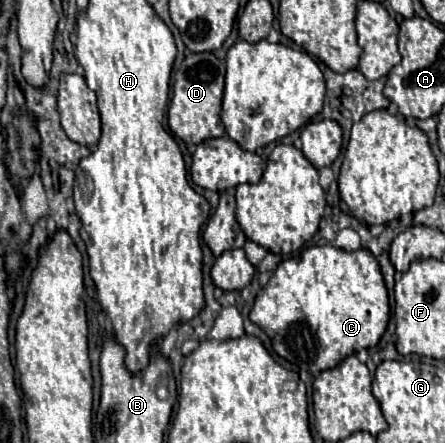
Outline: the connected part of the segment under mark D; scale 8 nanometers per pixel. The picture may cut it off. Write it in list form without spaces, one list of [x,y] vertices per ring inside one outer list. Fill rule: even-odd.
[[[213,52],[187,54],[181,62],[175,82],[173,98],[169,102],[167,122],[173,134],[177,134],[185,144],[199,144],[203,140],[223,136],[221,124],[221,98],[223,98],[223,80],[225,80],[225,62],[219,60]]]

